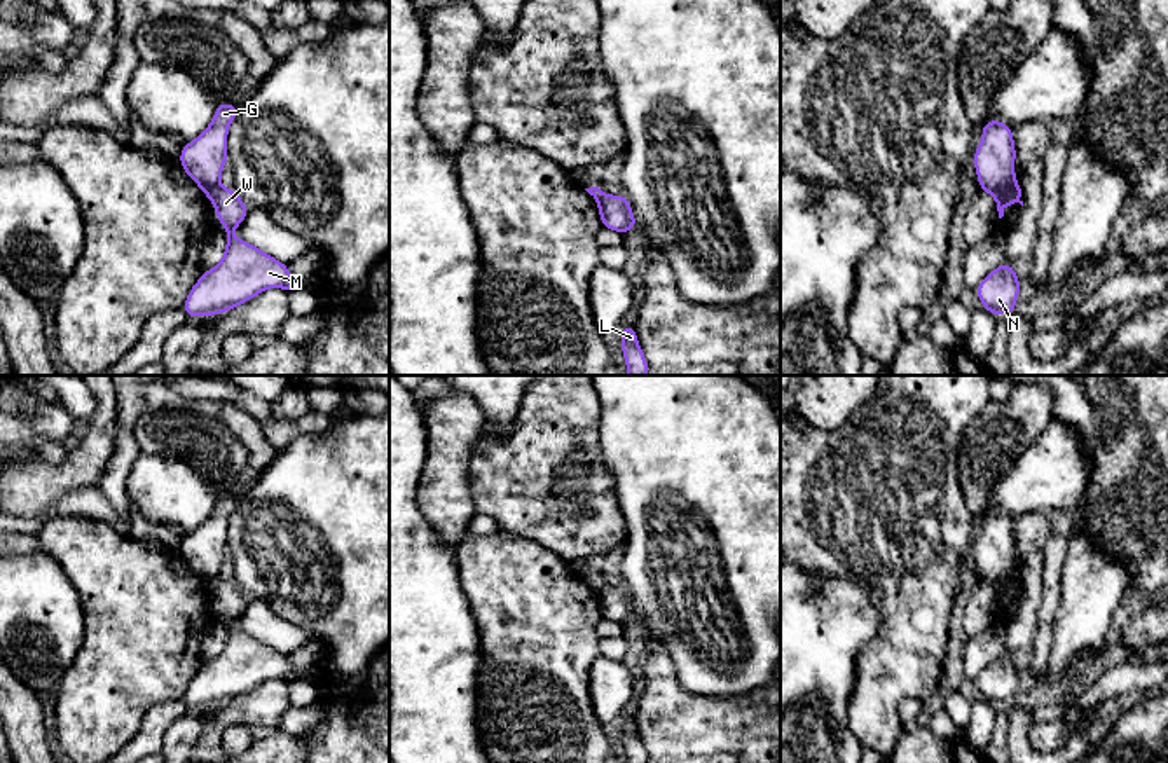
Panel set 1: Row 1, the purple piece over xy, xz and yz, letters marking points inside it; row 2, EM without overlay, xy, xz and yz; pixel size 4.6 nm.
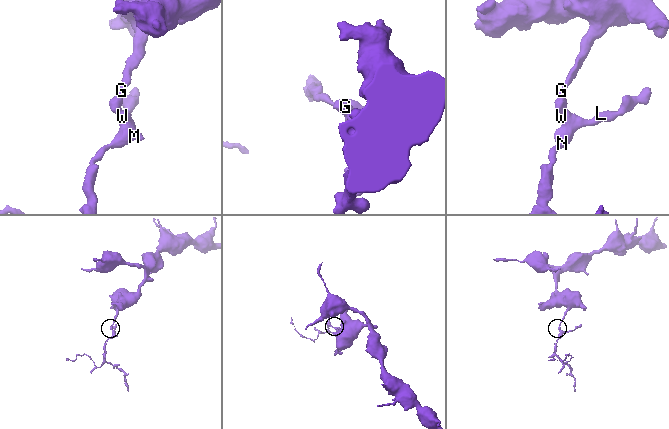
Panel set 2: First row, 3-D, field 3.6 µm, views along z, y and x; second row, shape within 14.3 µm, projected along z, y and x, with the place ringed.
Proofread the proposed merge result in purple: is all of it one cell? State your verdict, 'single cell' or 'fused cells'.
fused cells

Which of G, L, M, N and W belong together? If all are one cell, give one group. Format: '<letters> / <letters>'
G / L M N W

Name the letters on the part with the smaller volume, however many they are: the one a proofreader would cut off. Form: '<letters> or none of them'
L, M, N, W

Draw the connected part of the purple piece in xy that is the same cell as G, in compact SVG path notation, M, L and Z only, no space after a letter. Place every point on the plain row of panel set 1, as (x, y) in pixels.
M230 494L216 496L208 520L182 540L180 553L185 564L203 580L204 587L210 587L222 567L227 552L227 519L237 503L239 499Z

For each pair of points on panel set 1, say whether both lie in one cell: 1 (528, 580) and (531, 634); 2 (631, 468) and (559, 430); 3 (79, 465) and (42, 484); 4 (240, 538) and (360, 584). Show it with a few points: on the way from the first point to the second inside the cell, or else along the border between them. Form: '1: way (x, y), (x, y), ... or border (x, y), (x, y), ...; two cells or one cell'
1: way (528, 594), (531, 620); one cell
2: border (599, 412), (601, 454), (617, 491); two cells
3: way (70, 474), (51, 482); one cell
4: way (269, 538), (315, 538), (330, 554); one cell

